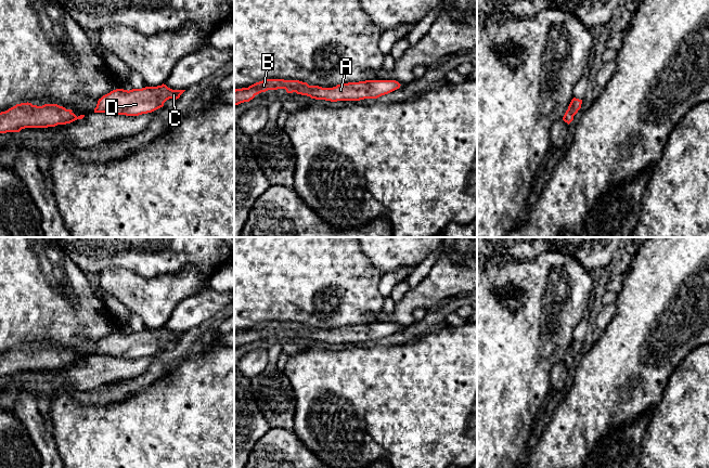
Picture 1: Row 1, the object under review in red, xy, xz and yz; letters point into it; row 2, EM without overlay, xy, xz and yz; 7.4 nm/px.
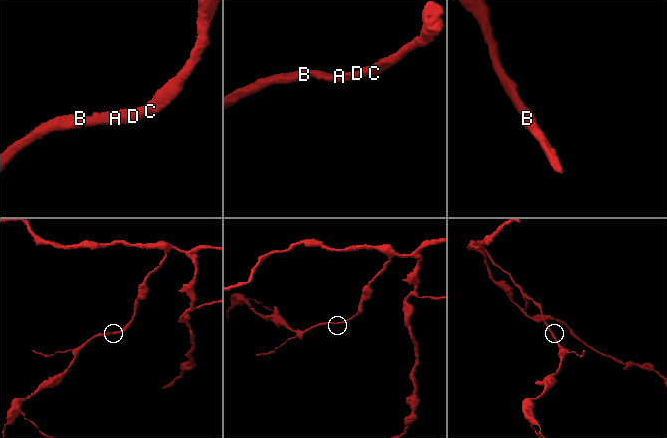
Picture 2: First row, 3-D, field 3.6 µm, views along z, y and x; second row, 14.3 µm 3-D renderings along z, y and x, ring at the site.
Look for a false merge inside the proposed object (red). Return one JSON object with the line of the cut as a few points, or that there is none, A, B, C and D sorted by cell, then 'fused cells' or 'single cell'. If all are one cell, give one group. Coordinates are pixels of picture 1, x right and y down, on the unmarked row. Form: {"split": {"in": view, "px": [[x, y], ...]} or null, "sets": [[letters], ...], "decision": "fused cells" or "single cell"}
{"split": null, "sets": [["A", "B", "C", "D"]], "decision": "single cell"}

